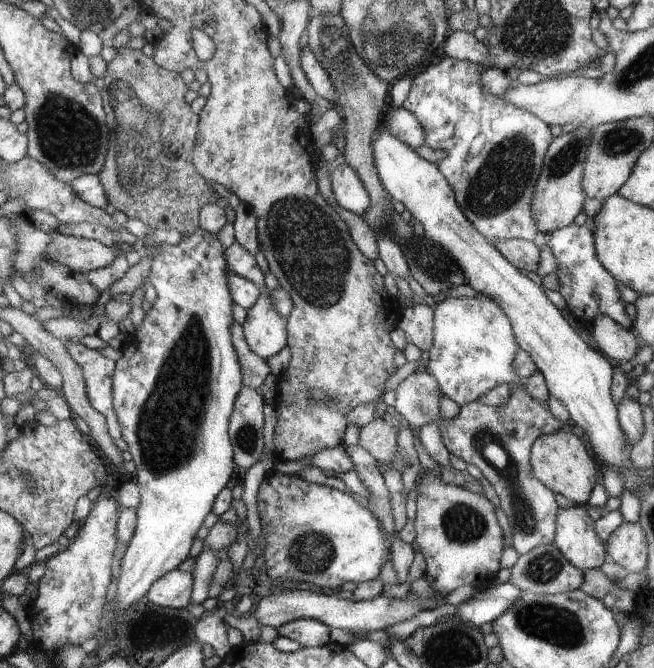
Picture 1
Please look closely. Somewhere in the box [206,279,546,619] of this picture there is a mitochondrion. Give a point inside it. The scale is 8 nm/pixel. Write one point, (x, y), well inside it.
(484, 440)

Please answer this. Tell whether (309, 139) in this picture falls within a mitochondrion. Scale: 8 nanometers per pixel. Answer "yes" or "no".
no

